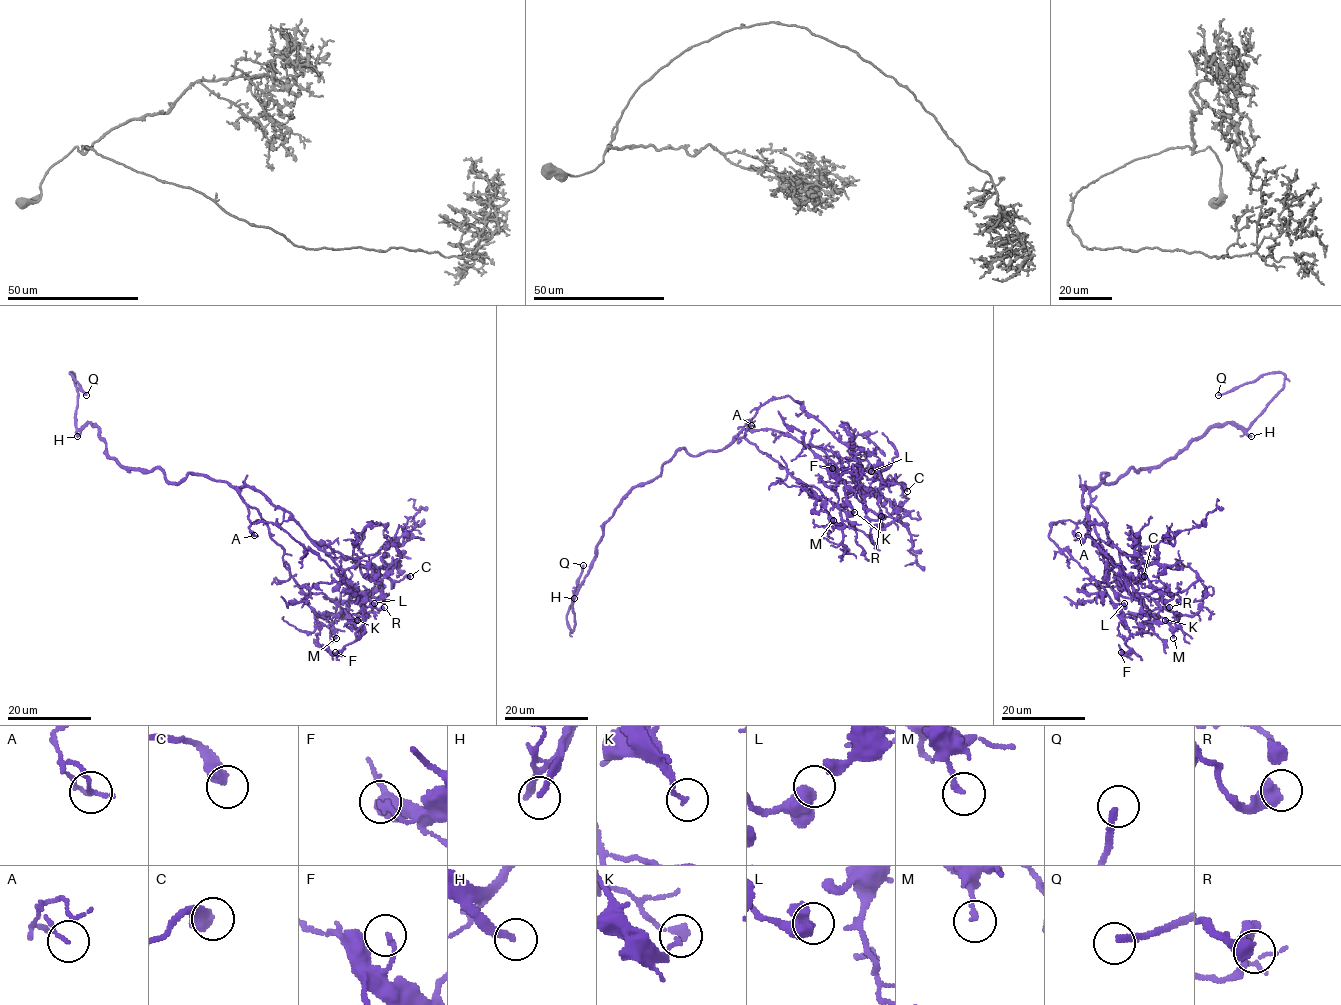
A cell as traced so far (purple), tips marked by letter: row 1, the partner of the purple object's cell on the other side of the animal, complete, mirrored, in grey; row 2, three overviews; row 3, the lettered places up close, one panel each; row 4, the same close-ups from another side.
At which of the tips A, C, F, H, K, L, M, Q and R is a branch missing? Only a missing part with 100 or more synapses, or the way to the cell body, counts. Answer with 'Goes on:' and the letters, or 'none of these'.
Goes on: H, Q

